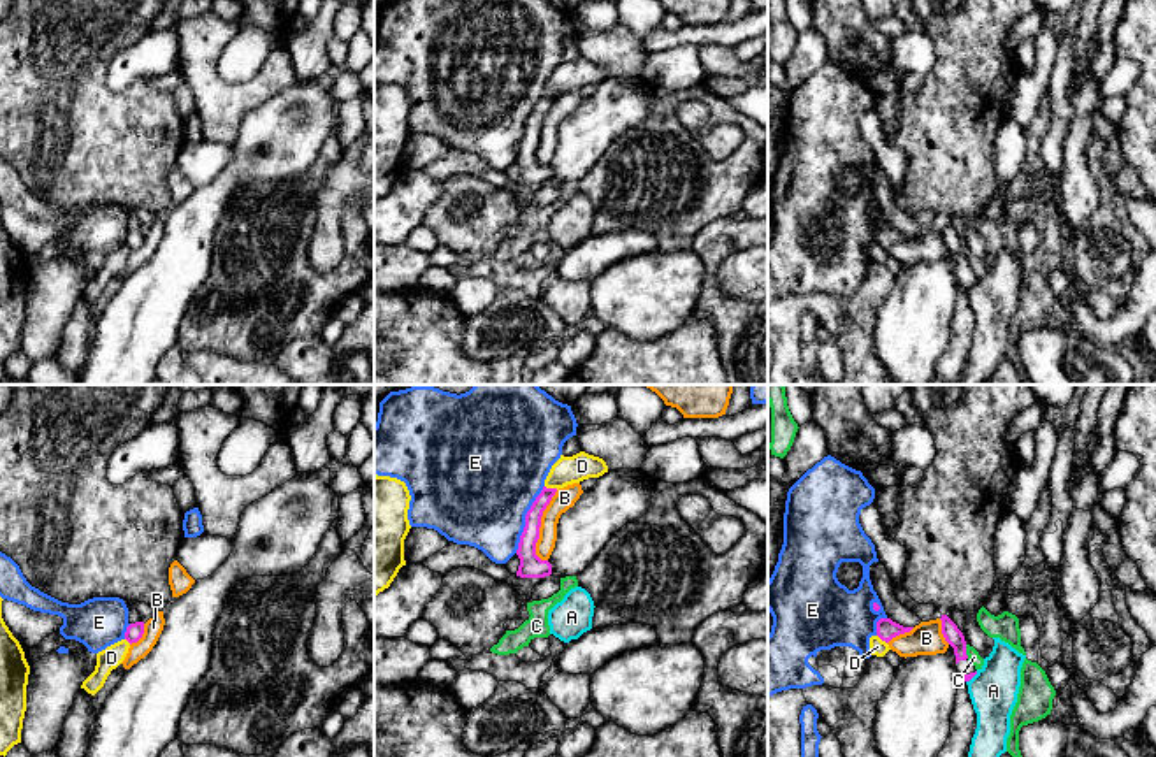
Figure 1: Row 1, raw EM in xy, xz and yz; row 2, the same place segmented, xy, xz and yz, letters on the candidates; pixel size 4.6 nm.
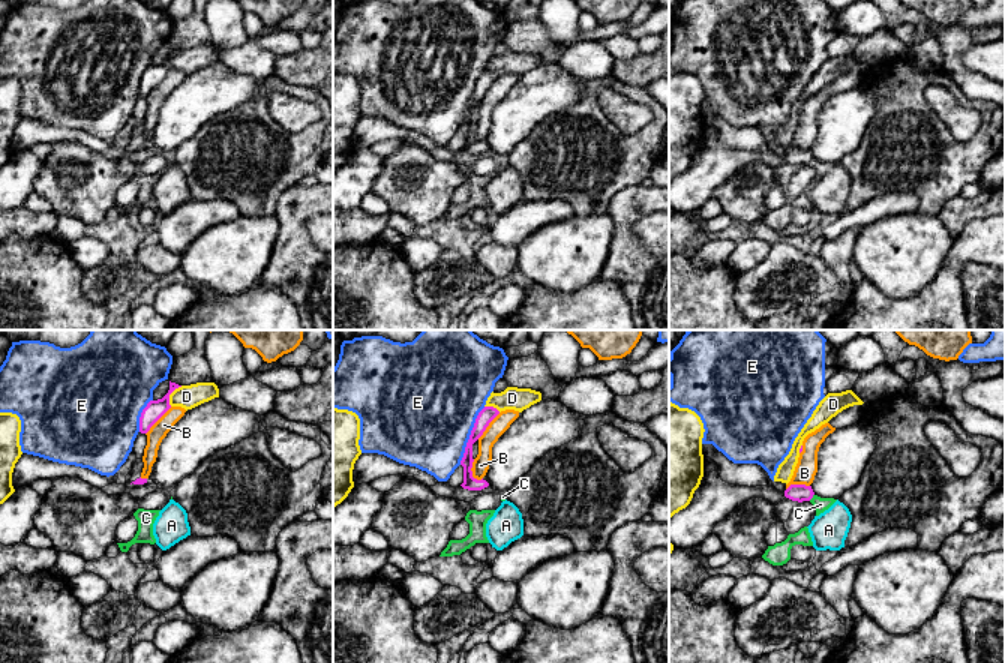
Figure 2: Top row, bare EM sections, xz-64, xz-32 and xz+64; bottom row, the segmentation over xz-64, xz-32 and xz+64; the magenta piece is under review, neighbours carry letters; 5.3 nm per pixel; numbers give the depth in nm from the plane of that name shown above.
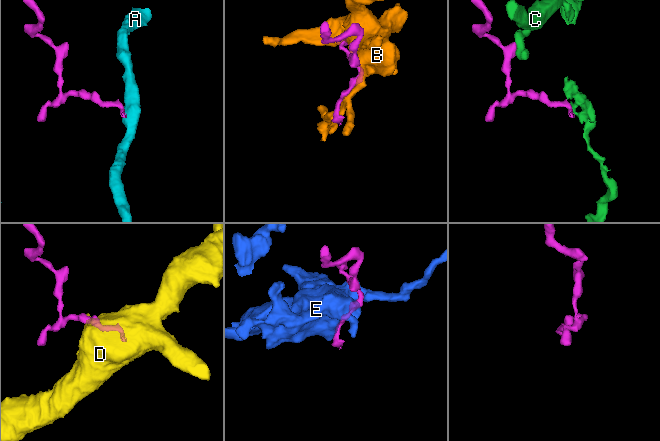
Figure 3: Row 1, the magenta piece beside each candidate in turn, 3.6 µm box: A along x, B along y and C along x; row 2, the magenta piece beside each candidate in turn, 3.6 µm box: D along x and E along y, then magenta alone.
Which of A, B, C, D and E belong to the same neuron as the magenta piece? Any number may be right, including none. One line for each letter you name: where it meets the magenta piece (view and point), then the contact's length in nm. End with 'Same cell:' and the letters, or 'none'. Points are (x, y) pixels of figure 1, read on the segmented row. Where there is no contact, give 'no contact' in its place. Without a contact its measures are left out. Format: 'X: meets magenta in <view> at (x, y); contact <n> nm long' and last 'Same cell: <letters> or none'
Same cell: none

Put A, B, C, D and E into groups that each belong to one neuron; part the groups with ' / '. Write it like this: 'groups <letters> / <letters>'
groups A / B / C / D / E

